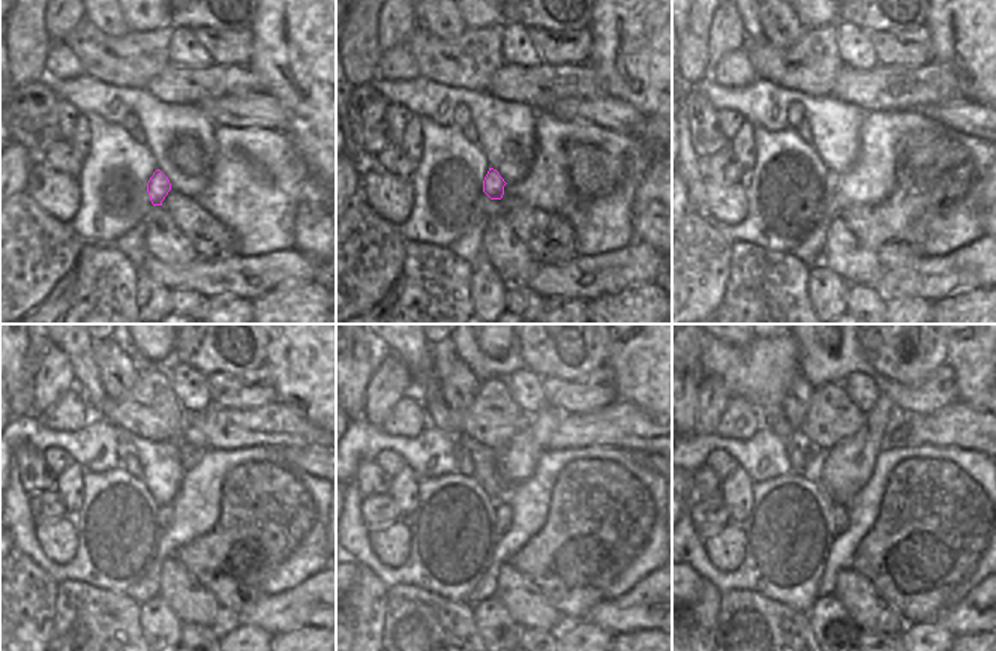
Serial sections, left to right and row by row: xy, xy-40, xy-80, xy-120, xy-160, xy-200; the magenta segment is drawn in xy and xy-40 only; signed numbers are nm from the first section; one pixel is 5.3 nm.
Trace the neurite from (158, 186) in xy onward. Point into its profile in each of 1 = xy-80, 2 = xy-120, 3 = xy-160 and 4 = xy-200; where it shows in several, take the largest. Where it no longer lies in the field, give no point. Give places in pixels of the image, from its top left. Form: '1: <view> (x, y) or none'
1: xy-80 (833, 180)
2: xy-120 (167, 512)
3: xy-160 (503, 515)
4: xy-200 (840, 515)

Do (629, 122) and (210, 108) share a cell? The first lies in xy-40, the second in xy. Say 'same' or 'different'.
same

